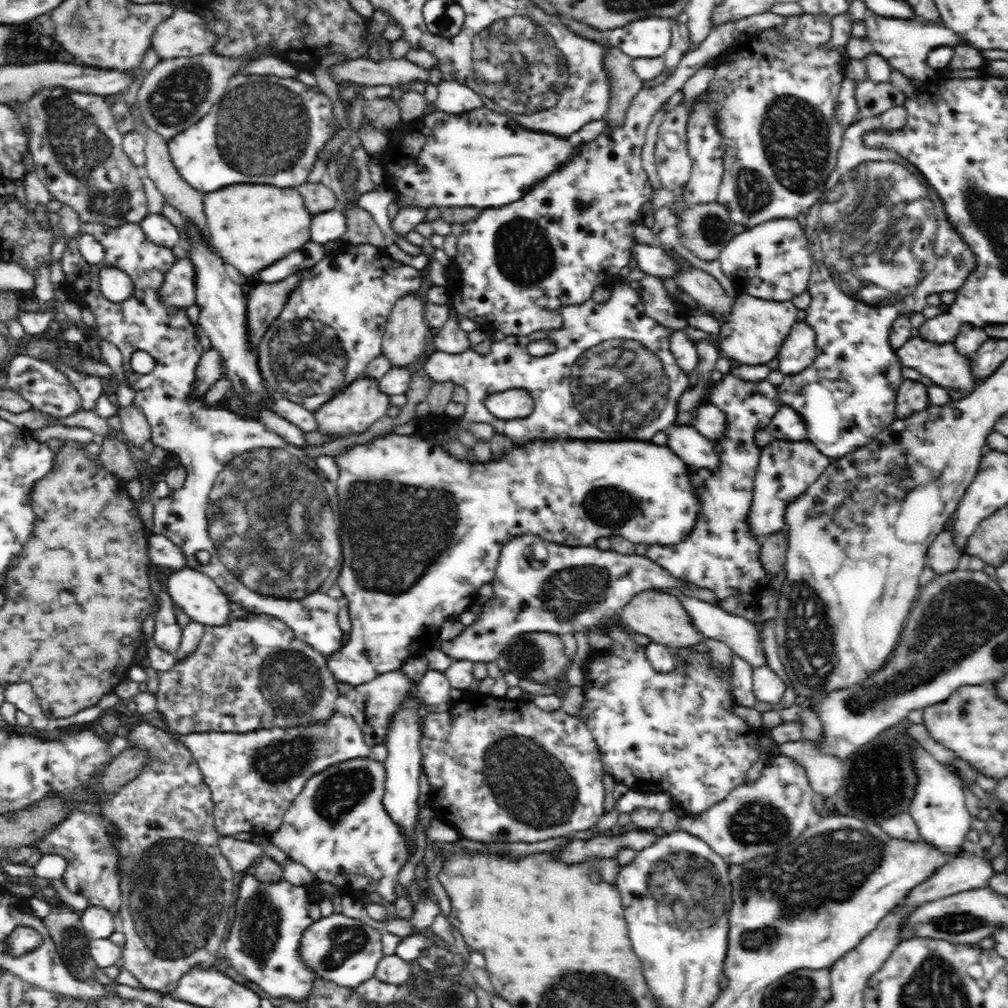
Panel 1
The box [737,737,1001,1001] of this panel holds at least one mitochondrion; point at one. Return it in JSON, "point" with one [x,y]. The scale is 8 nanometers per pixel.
{"point":[963,921]}

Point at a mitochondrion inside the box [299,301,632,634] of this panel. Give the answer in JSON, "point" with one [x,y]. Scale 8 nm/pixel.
{"point":[421,526]}

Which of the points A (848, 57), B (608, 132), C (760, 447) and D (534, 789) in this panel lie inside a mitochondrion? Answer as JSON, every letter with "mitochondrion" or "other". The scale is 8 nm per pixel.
{"A":"other","B":"other","C":"other","D":"mitochondrion"}

